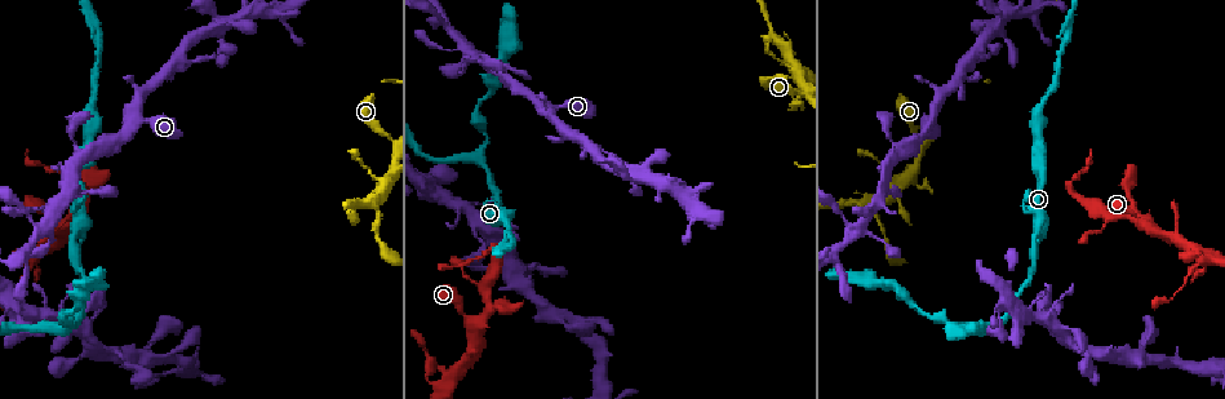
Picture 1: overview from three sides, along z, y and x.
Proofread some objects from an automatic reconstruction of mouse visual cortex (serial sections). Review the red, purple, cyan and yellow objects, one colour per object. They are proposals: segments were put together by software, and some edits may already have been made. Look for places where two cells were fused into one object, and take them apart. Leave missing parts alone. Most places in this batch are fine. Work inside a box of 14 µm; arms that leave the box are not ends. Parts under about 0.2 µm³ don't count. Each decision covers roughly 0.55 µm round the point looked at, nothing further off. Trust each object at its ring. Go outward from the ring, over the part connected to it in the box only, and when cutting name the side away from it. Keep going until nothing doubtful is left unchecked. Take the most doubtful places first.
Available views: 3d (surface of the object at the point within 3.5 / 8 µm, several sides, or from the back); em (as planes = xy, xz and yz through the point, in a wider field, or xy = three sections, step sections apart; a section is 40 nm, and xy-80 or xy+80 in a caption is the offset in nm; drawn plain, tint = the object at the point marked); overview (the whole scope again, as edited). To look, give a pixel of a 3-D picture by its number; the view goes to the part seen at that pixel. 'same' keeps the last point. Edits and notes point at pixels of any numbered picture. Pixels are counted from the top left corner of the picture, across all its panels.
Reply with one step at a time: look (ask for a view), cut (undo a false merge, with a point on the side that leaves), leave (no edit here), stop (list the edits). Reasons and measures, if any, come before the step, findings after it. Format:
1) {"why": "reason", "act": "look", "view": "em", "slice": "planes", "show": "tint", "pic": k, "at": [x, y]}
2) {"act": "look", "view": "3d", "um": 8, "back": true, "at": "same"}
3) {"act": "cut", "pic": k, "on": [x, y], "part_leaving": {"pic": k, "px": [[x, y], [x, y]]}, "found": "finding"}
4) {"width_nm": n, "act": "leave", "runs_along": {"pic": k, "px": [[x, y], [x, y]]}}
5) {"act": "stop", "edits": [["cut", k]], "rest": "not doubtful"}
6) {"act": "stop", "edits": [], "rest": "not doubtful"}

{"why": "three-way junction", "act": "look", "view": "3d", "um": 8, "back": true, "pic": 1, "at": [49, 220]}

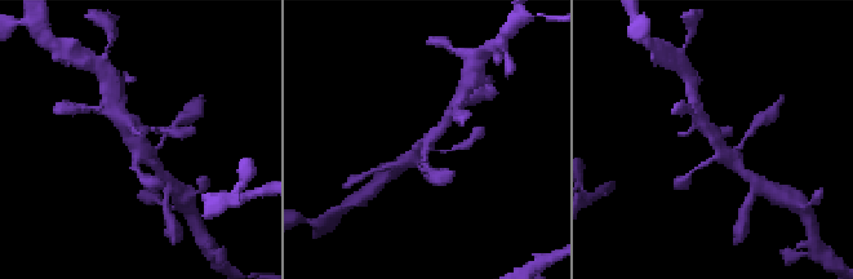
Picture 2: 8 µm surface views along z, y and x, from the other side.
{"why": "now the EM", "act": "look", "view": "em", "slice": "xy", "step": 2, "show": "tint", "pic": 2, "at": [716, 145]}

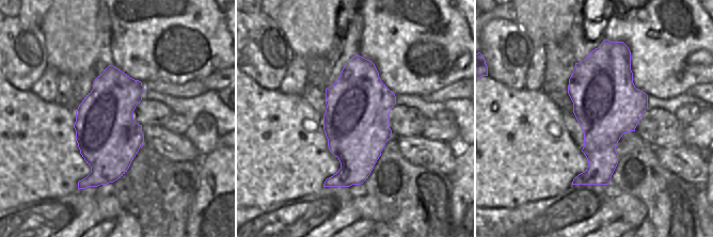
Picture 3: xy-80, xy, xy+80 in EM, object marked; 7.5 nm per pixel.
{"act": "leave", "found": "continuous, no second cell"}

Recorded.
{"why": "three-way junction", "act": "look", "view": "3d", "um": 8, "pic": 1, "at": [785, 49]}

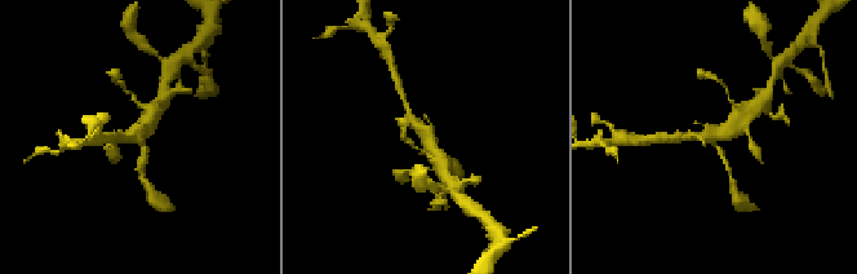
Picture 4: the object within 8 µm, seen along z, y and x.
{"why": "shape alone is not enough", "act": "look", "view": "em", "slice": "planes", "show": "tint", "pic": 4, "at": [136, 137]}

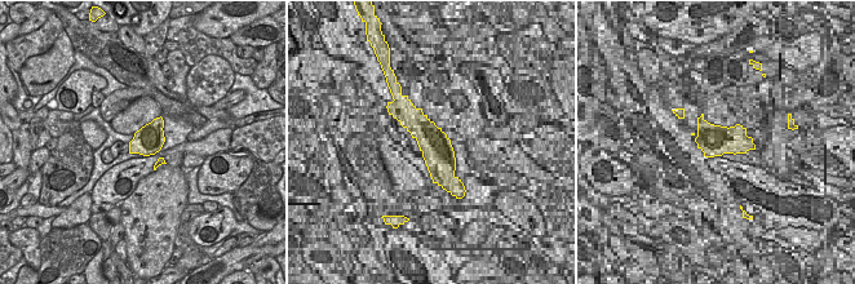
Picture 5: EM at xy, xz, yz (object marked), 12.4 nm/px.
{"act": "leave", "runs_along": {"pic": 4, "px": [[741, 118], [713, 138], [729, 168]]}, "found": "continuous, no second cell"}

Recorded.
{"why": "thick turns thin", "act": "look", "view": "3d", "um": 3.5, "pic": 1, "at": [1131, 201]}

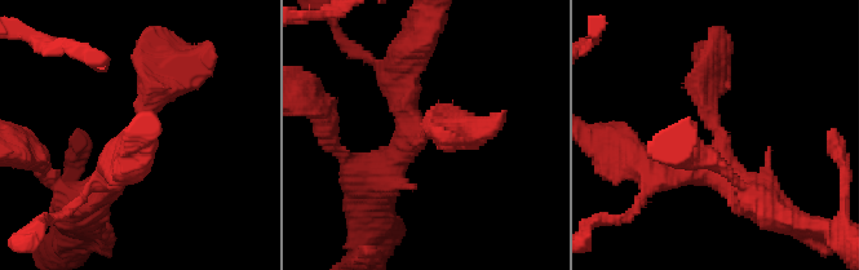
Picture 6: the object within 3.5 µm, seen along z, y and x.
{"why": "need the tissue", "act": "look", "view": "em", "slice": "xy", "step": 1, "show": "tint", "pic": 6, "at": [714, 128]}

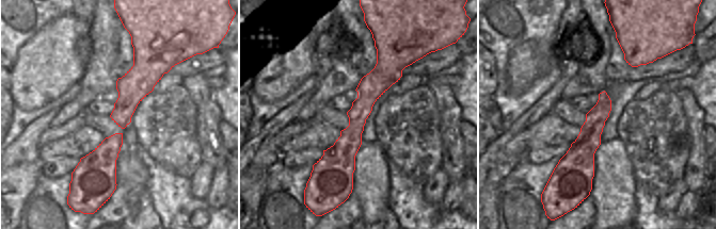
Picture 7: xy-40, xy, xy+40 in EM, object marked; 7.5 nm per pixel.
{"act": "leave", "found": "continuous, no second cell"}

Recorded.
{"act": "stop", "edits": [], "rest": "not doubtful"}

